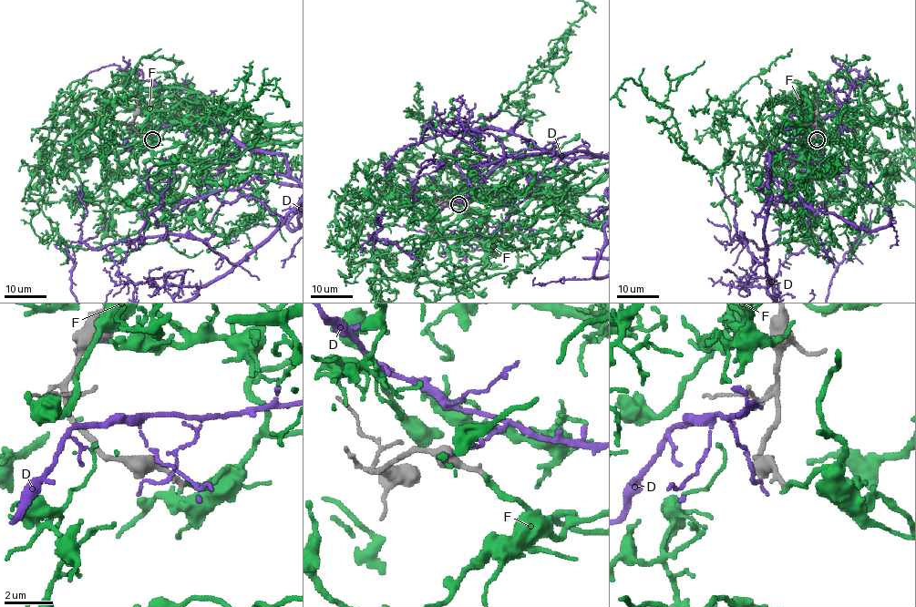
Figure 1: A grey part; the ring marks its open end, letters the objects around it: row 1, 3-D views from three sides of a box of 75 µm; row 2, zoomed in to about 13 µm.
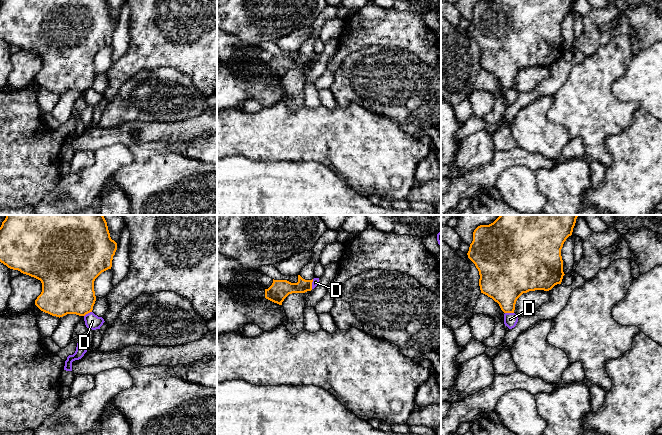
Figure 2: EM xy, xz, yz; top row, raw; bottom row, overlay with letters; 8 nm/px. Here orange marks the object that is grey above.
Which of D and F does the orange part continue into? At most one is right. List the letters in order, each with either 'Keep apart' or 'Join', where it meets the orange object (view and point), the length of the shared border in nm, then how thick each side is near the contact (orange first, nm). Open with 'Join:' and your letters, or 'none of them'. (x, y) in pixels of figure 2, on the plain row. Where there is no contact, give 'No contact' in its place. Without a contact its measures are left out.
Join: none of them
D: Keep apart. Touches orange at yz (509, 88). Shared border 70 nm. Thickness 320 nm (orange) against 110 nm
F: Keep apart. No contact

